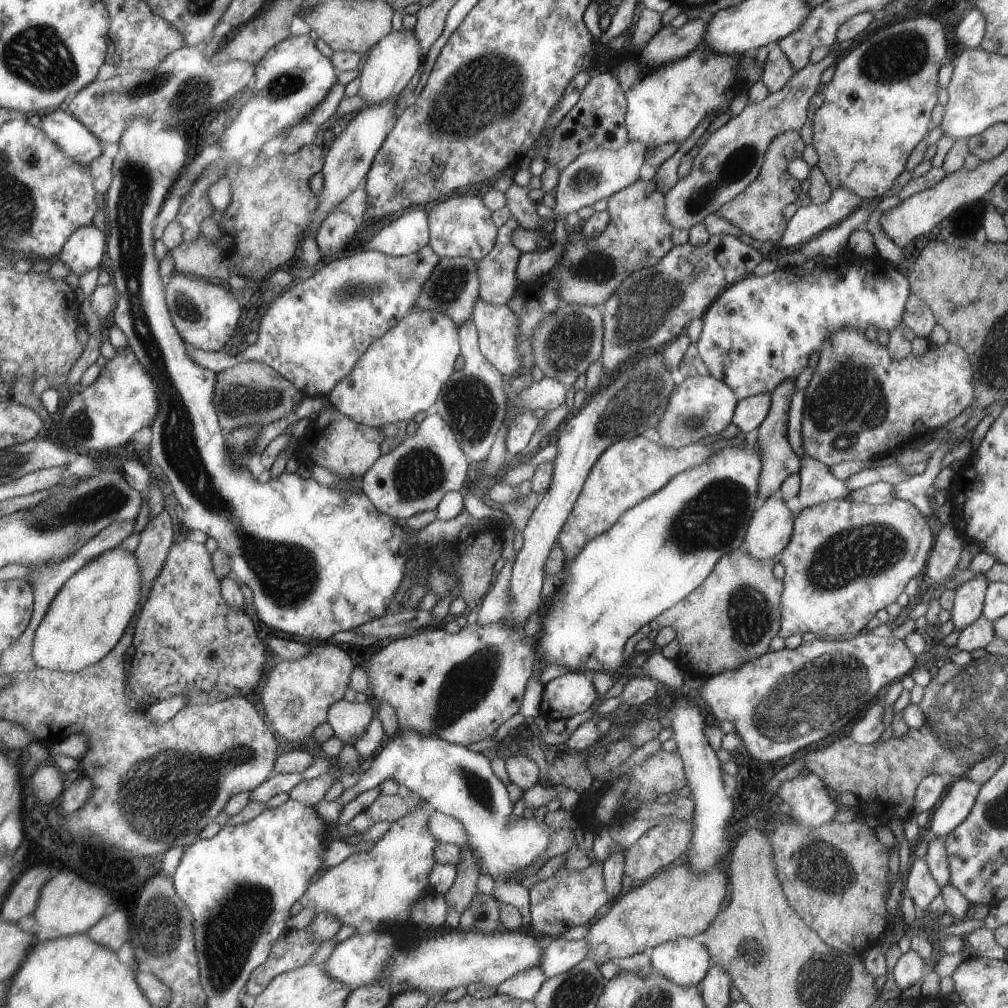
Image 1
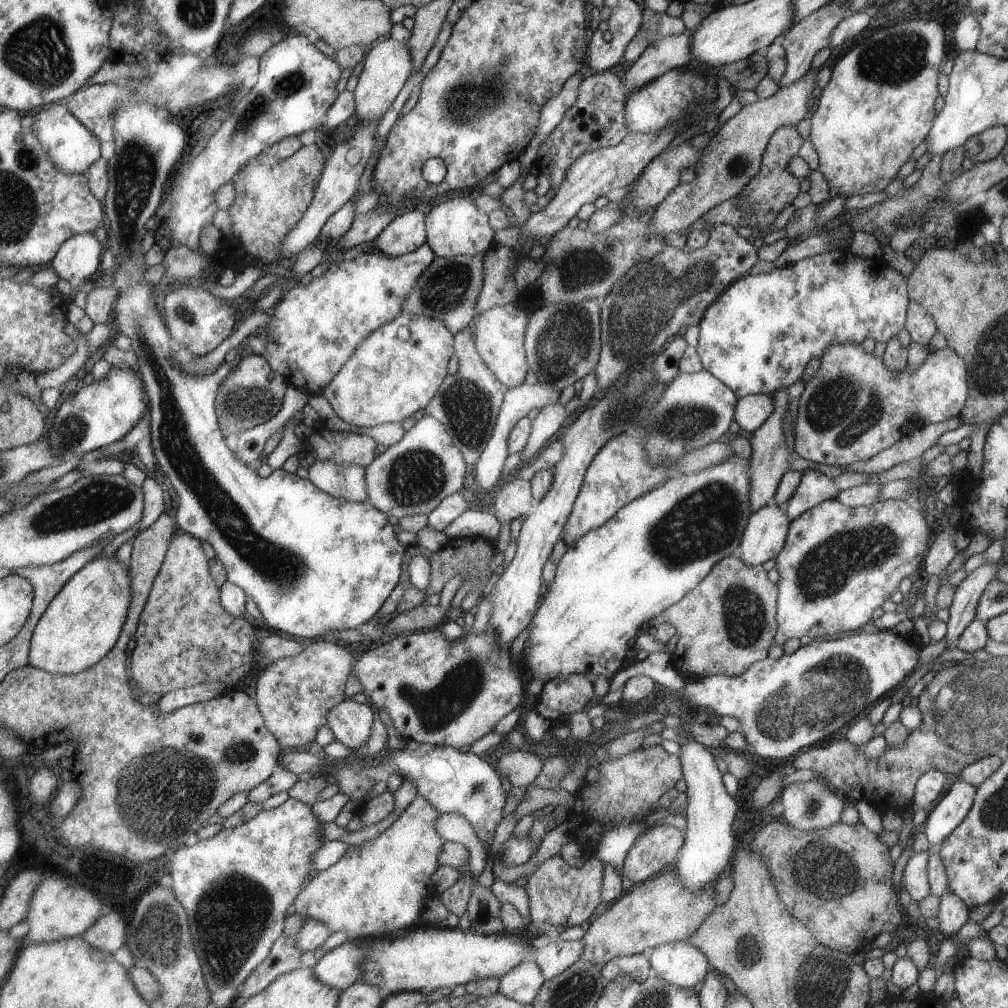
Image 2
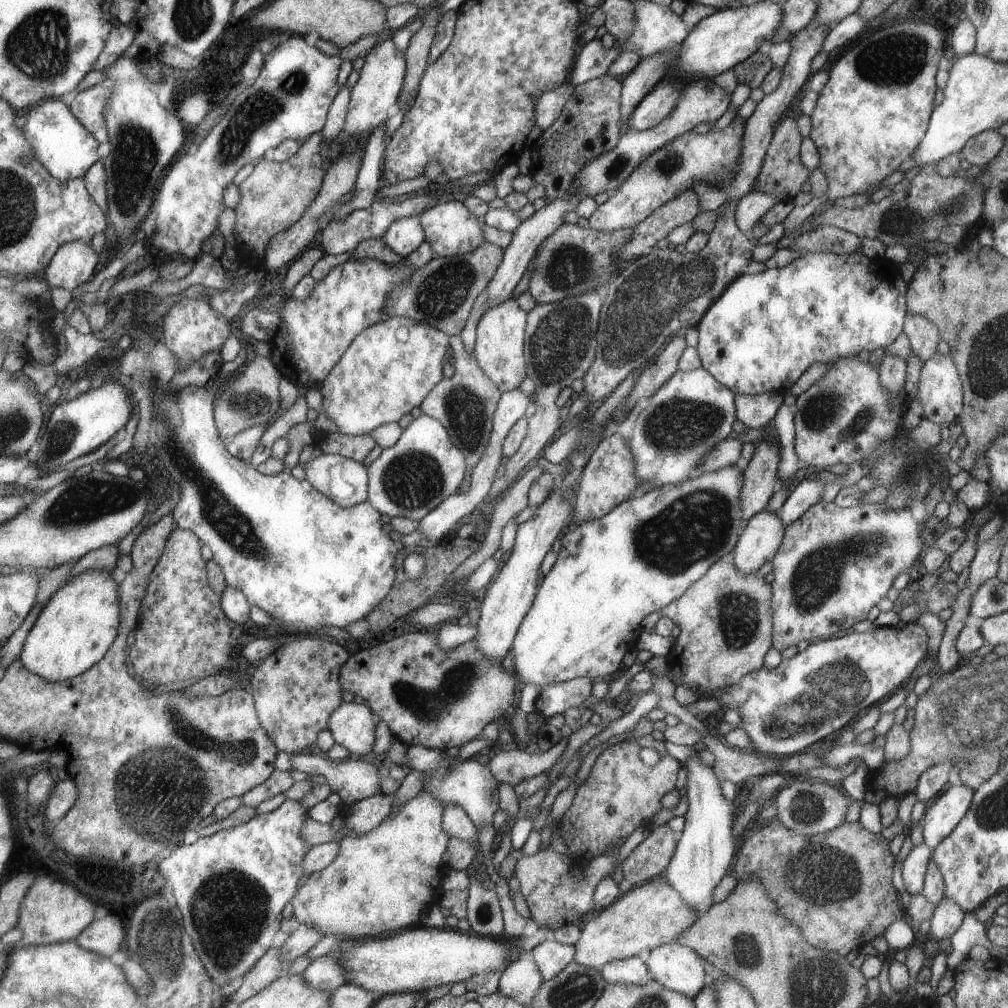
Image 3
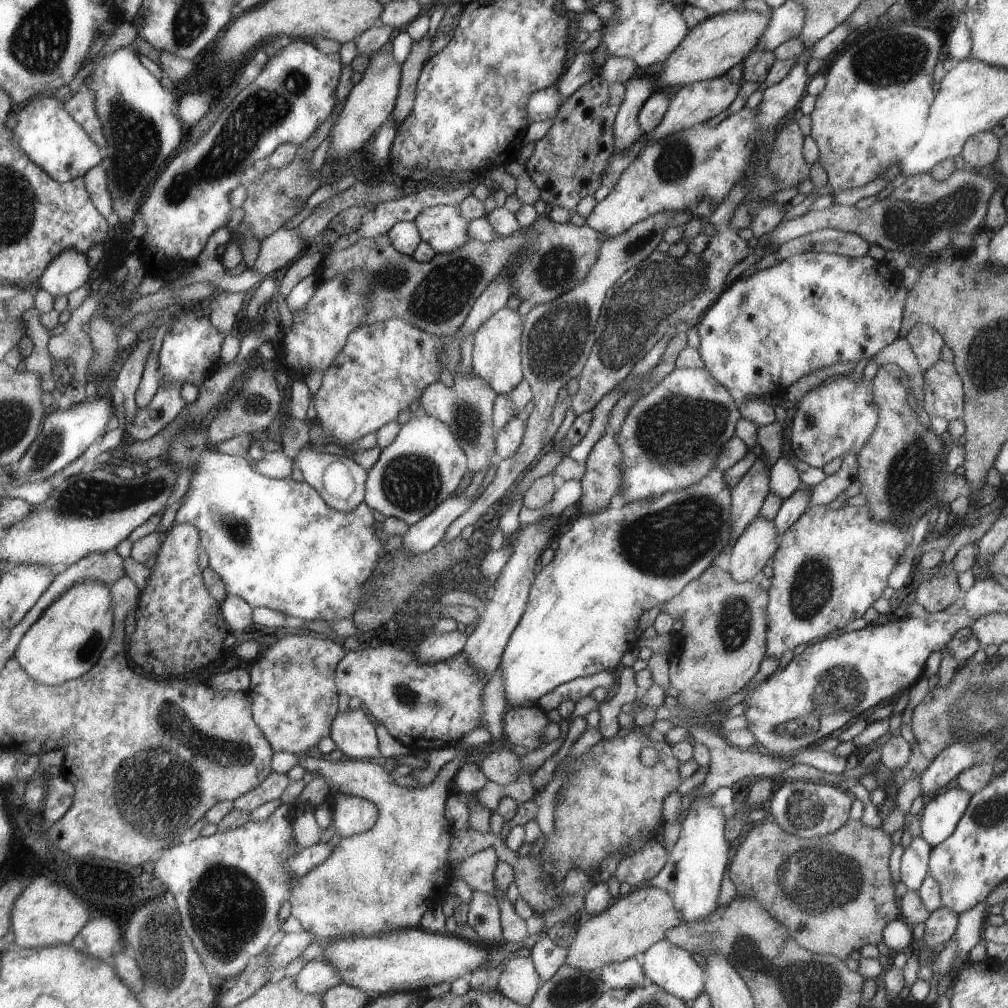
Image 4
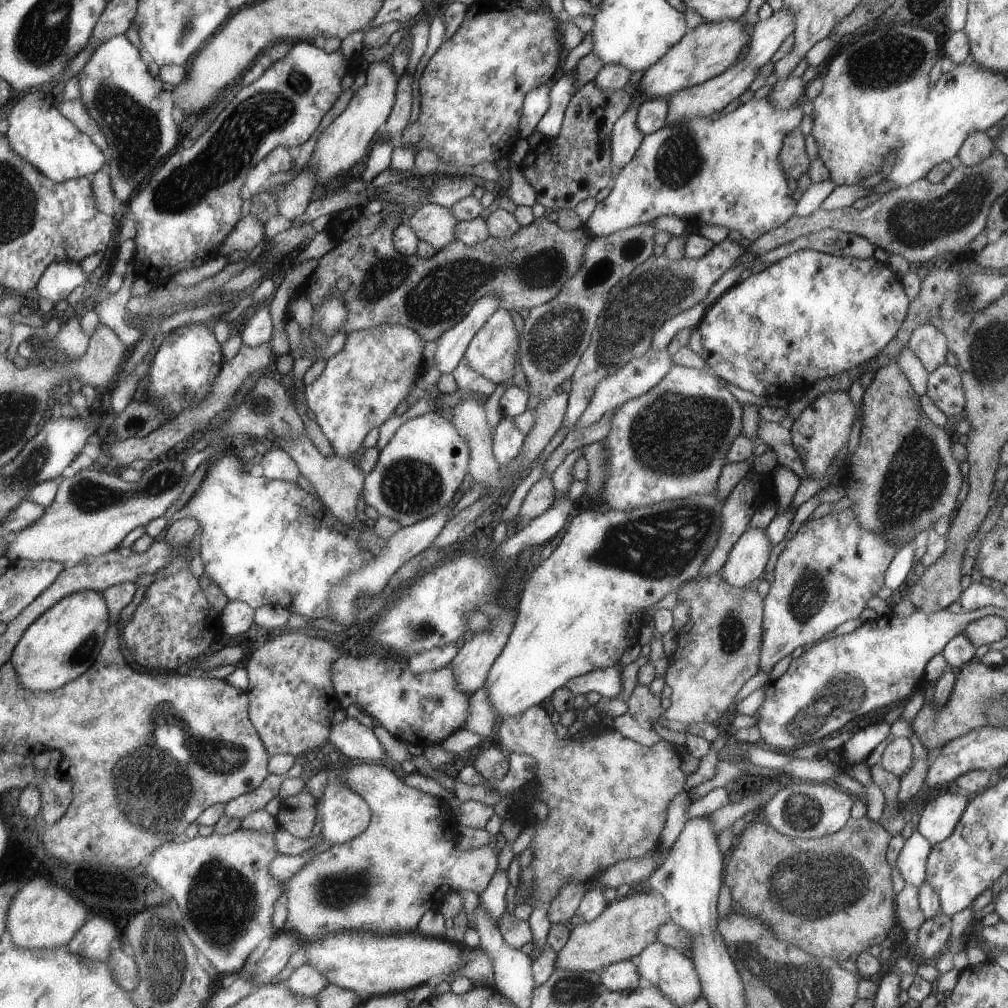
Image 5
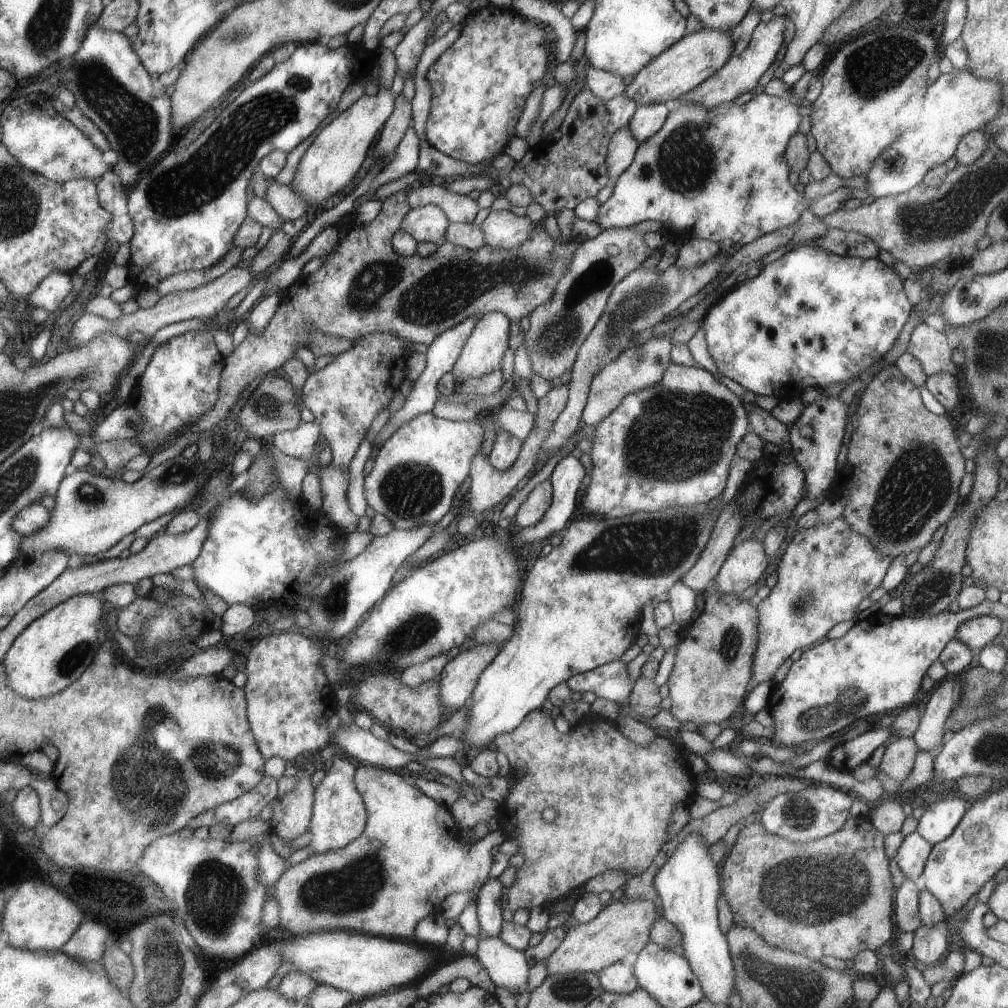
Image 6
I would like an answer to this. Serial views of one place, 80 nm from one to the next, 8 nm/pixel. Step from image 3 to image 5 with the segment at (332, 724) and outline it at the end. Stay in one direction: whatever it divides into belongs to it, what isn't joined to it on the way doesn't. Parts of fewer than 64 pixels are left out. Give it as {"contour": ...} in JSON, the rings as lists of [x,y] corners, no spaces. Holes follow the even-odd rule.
{"contour":[[[350,716],[332,726],[331,740],[339,753],[350,760],[382,764],[390,757],[372,728]]]}

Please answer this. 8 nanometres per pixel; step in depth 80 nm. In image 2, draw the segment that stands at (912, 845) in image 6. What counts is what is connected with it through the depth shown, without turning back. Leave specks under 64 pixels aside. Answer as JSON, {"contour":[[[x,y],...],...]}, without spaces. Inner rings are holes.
{"contour":[[[931,850],[921,853],[912,853],[902,876],[901,885],[906,888],[910,899],[921,902],[932,895],[931,884],[928,879],[927,864]]]}

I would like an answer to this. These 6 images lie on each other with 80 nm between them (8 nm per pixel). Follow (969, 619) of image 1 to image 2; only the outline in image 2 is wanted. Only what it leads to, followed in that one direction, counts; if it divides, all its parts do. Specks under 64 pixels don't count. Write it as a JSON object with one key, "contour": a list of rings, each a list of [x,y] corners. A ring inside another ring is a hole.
{"contour":[[[984,562],[976,570],[968,573],[966,579],[956,587],[952,605],[949,607],[950,618],[947,623],[946,650],[956,648],[956,642],[969,626],[976,619],[976,608],[978,600],[984,593],[986,586],[996,579],[997,564]]]}

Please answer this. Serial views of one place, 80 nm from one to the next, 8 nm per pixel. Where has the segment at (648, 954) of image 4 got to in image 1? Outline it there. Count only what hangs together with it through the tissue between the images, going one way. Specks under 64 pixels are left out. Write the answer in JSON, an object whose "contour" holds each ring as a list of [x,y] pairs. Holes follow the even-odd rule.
{"contour":[[[678,938],[649,951],[655,973],[680,986],[699,985],[713,961],[699,938]]]}

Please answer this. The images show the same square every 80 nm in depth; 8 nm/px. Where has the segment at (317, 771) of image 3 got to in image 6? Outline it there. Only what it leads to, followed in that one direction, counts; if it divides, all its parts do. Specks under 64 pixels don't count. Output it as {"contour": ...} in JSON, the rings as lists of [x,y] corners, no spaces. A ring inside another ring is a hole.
{"contour":[[[358,766],[355,768],[355,786],[359,790],[359,794],[363,796],[363,802],[367,808],[367,827],[363,834],[360,834],[356,841],[350,842],[348,846],[338,850],[332,850],[326,854],[313,854],[308,859],[291,866],[281,878],[278,878],[268,890],[270,896],[278,900],[278,914],[280,914],[280,926],[285,930],[290,930],[294,935],[308,934],[308,932],[321,932],[321,931],[352,931],[364,933],[372,936],[388,938],[392,940],[400,940],[402,942],[413,942],[416,926],[428,918],[433,916],[432,912],[438,912],[438,908],[443,906],[443,902],[447,900],[454,893],[472,892],[472,890],[480,890],[484,884],[490,879],[488,872],[494,858],[492,858],[492,848],[500,846],[507,841],[504,833],[501,830],[490,832],[487,836],[480,839],[476,844],[468,845],[462,841],[462,828],[456,823],[456,820],[450,814],[448,807],[438,802],[435,798],[425,796],[416,786],[406,784],[404,778],[400,774],[395,774],[394,771],[384,770],[376,766]]]}

